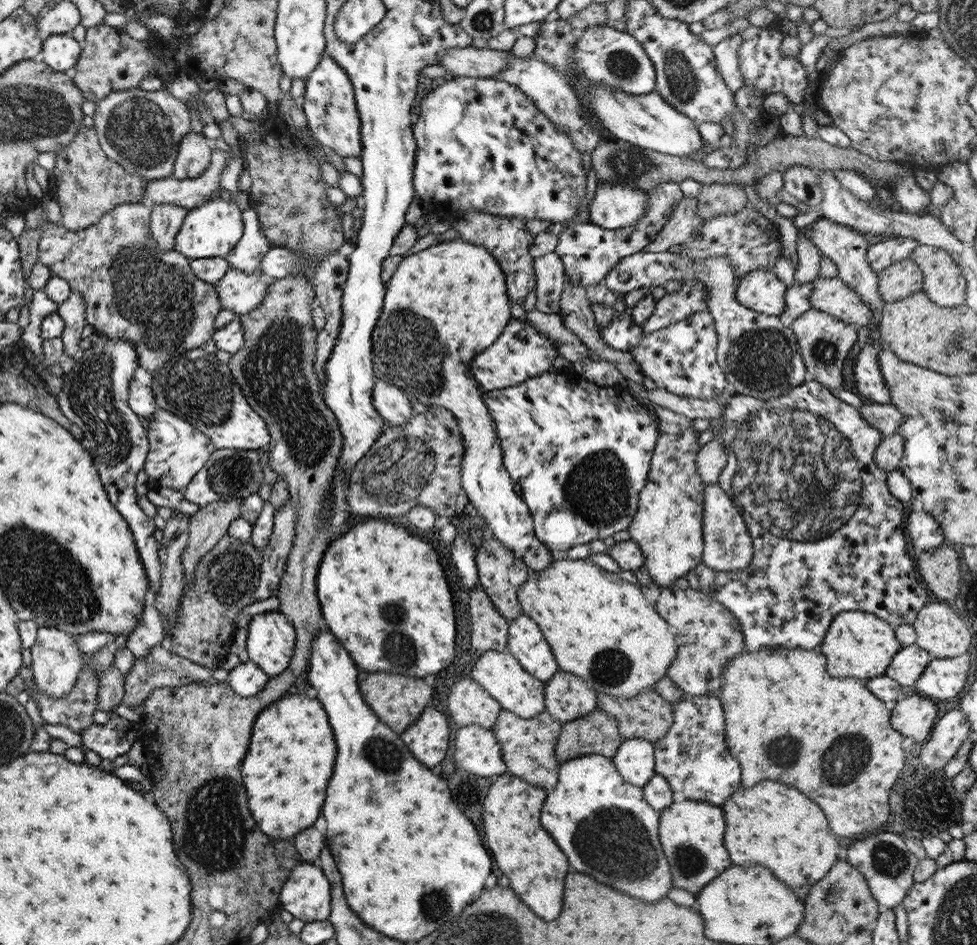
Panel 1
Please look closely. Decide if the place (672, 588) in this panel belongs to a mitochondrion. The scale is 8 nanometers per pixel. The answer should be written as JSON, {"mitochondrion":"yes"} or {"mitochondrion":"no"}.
{"mitochondrion":"no"}

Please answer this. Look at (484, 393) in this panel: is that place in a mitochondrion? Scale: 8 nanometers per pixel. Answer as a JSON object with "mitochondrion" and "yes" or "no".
{"mitochondrion":"no"}

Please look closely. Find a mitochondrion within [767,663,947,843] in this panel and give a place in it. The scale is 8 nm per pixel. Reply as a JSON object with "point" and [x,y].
{"point":[847,756]}

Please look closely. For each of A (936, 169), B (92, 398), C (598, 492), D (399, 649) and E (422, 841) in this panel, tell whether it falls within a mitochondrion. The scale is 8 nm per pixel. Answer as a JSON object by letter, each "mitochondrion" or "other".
{"A":"other","B":"mitochondrion","C":"mitochondrion","D":"mitochondrion","E":"other"}

